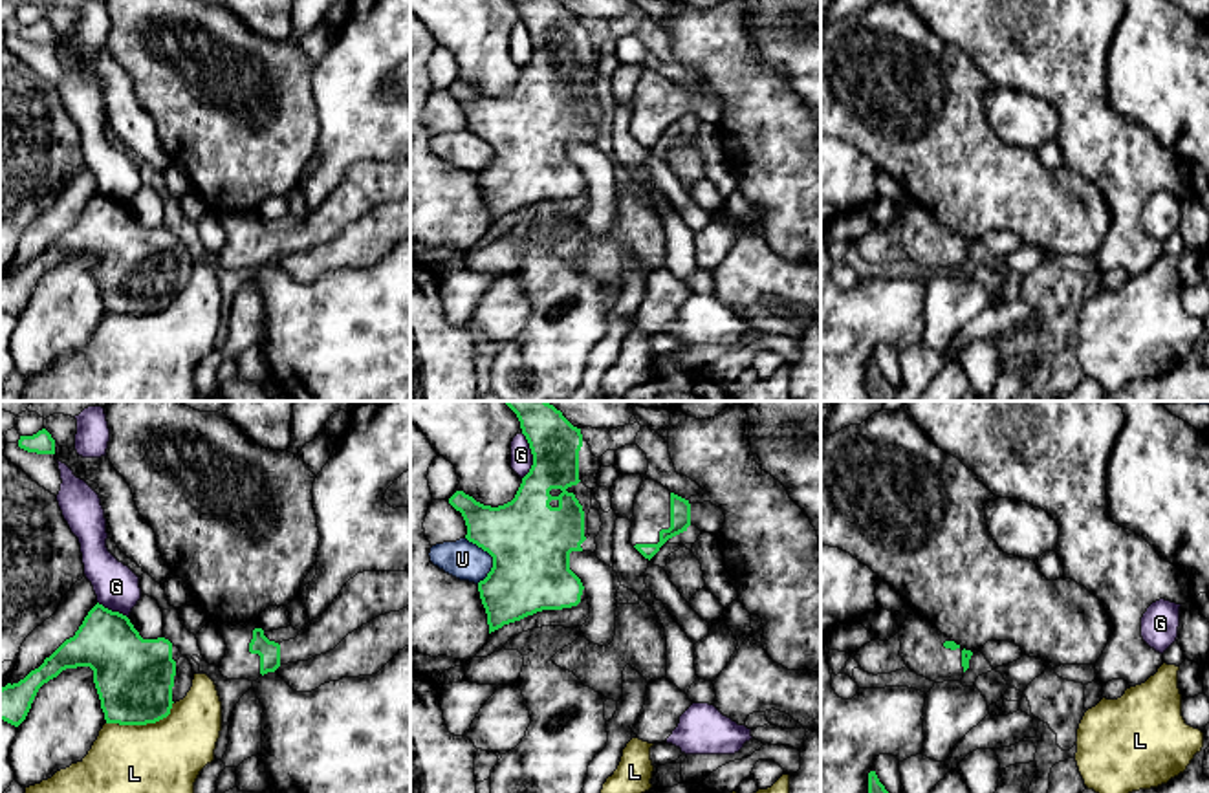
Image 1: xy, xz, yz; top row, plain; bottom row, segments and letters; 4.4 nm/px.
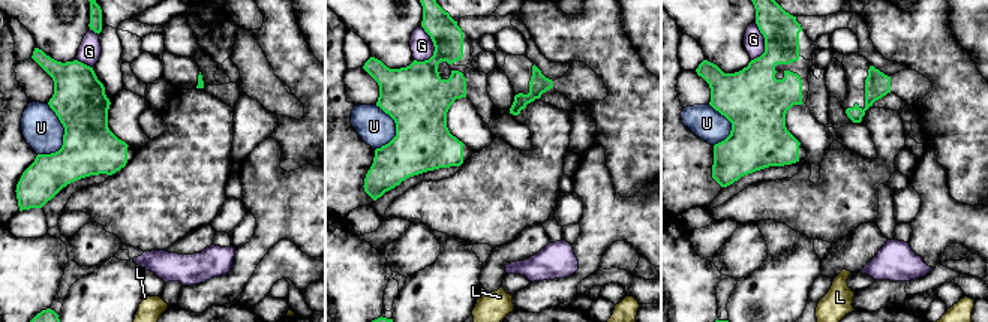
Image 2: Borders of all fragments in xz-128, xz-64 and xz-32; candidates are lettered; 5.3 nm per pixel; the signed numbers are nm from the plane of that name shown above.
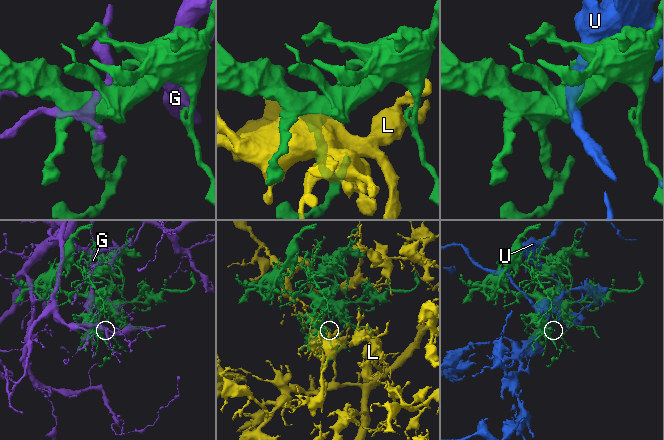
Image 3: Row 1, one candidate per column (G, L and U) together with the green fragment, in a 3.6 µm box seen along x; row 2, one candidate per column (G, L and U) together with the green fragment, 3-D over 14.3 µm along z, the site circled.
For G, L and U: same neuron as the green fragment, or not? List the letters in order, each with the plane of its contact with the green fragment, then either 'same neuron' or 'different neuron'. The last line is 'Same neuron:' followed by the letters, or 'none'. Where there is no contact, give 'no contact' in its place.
G: meets green in xz; different neuron
L: meets green in xy; different neuron
U: meets green in xz; different neuron
Same neuron: none

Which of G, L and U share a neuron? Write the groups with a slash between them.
G / L / U

